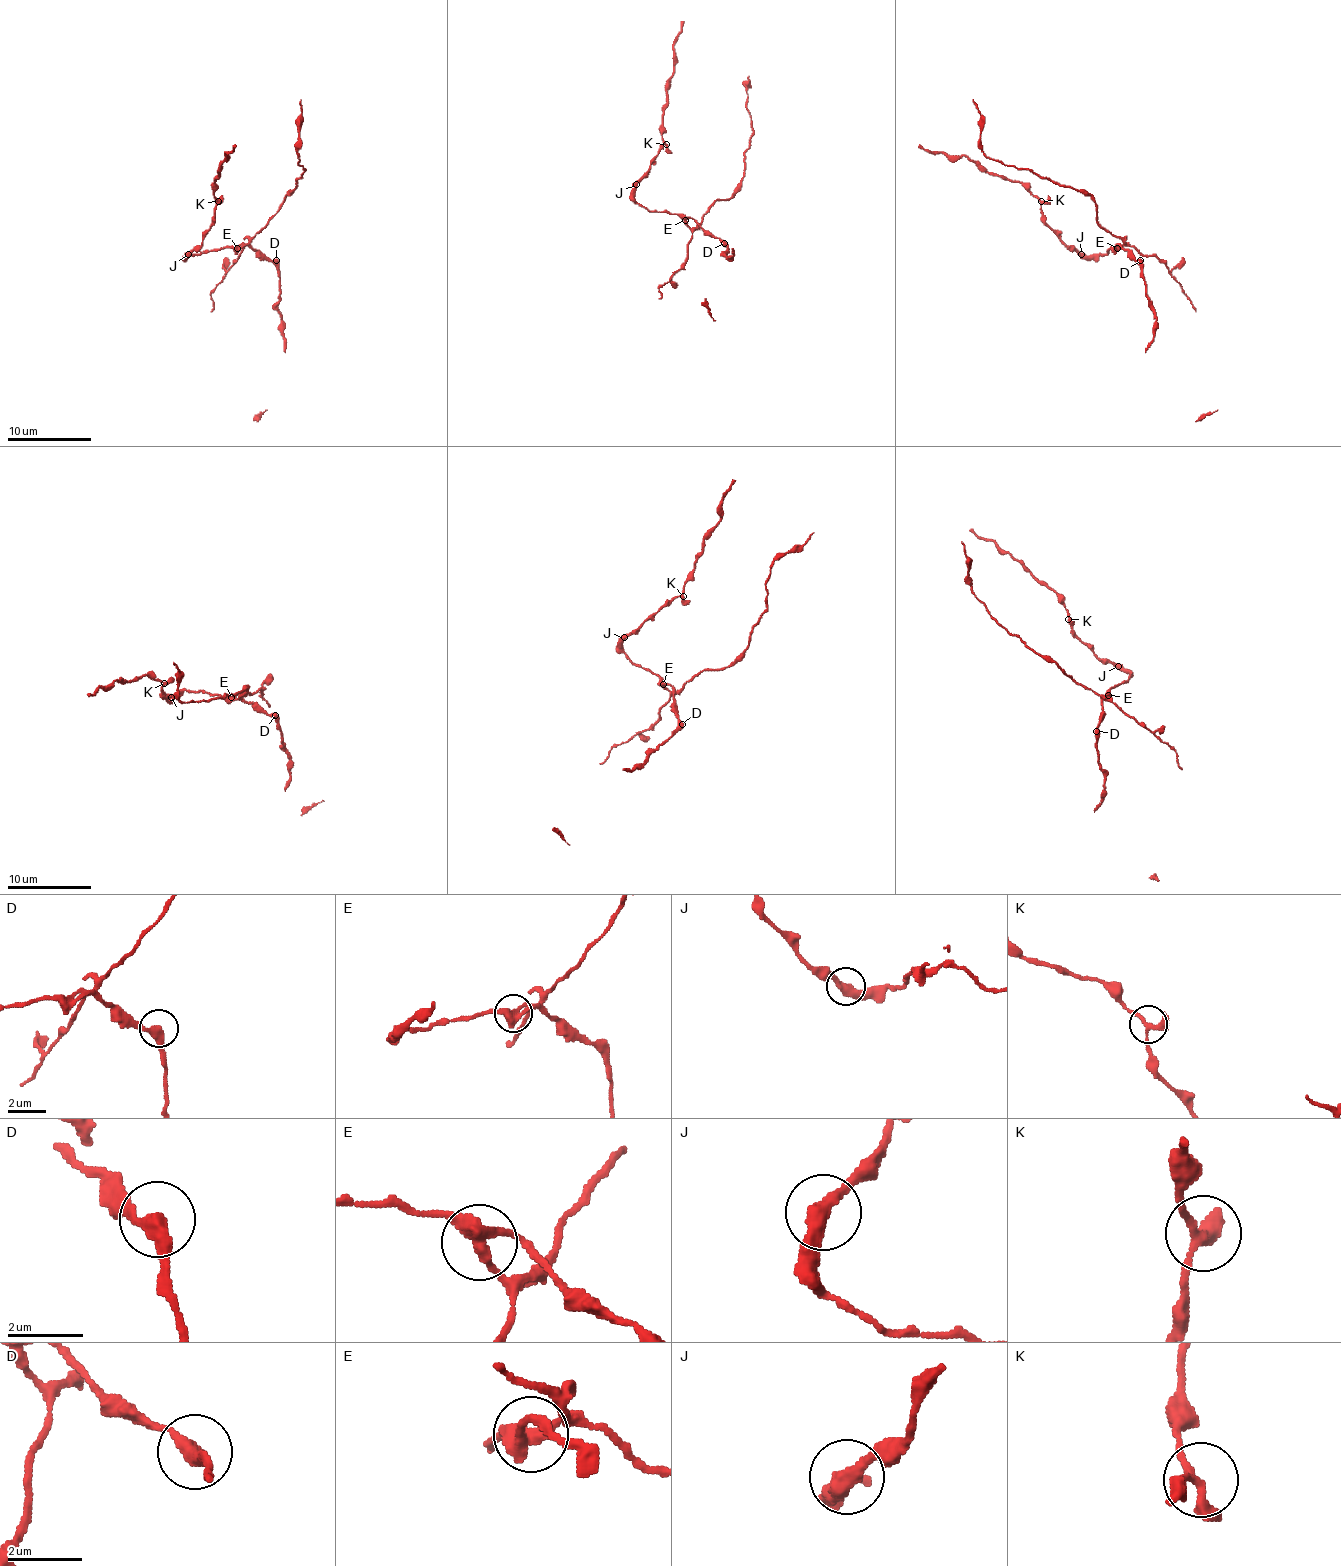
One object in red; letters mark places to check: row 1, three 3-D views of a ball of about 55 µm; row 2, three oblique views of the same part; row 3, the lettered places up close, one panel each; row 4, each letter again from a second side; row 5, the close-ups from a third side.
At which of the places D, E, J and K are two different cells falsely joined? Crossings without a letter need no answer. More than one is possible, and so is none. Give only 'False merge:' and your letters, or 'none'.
False merge: E

